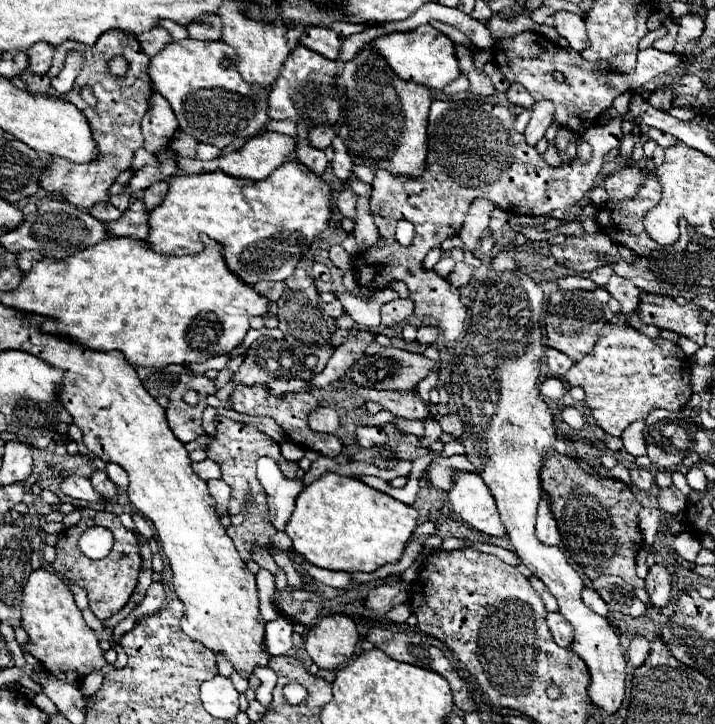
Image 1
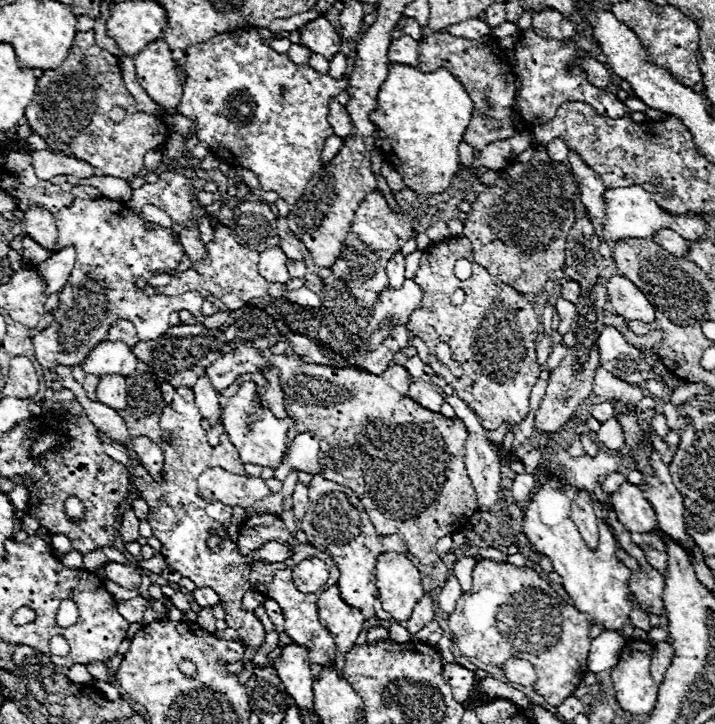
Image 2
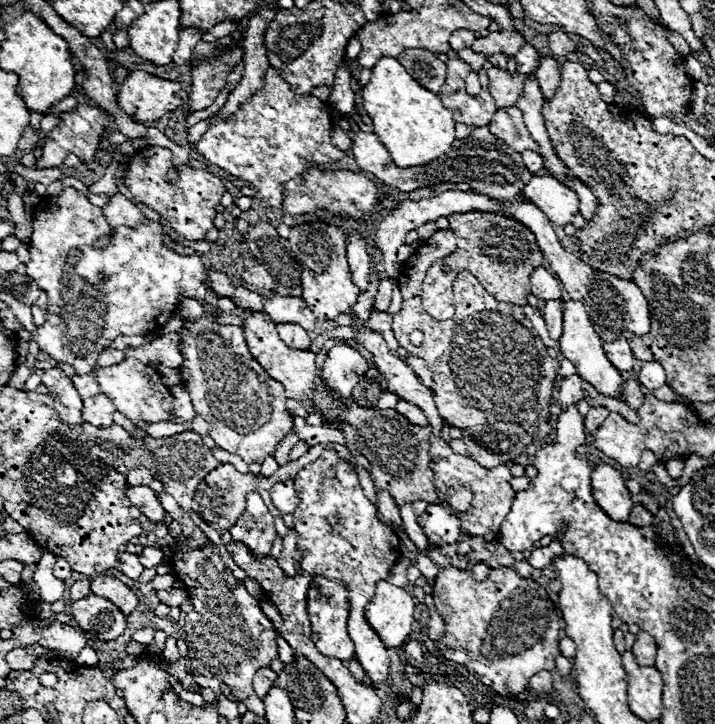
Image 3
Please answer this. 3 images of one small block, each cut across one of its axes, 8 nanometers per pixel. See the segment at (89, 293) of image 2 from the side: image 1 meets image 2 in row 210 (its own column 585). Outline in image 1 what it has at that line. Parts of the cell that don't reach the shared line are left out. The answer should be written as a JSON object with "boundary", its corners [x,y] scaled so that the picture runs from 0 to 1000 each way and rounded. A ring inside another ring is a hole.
{"boundary":[[[730,44],[705,55],[694,55],[688,66],[691,88],[702,97],[713,116],[730,116],[747,135],[747,141],[769,138],[778,146],[775,171],[792,177],[803,185],[814,185],[822,174],[836,169],[836,160],[856,146],[856,141],[873,127],[892,124],[906,116],[920,102],[931,102],[943,94],[951,94],[951,80],[945,75],[931,75],[915,66],[892,72],[892,88],[884,99],[871,102],[852,97],[848,84],[824,86],[815,81],[811,72],[797,66],[783,66],[752,44]],[[778,102],[778,108],[775,108]]]}

